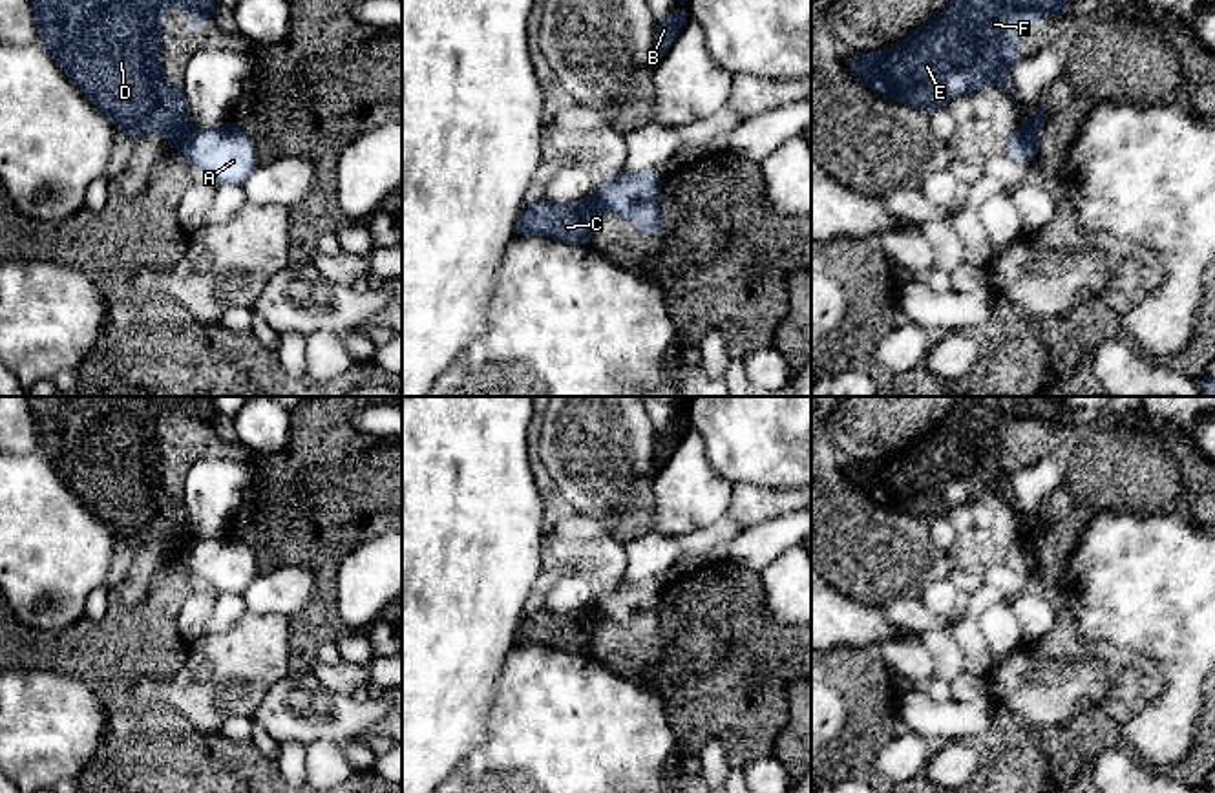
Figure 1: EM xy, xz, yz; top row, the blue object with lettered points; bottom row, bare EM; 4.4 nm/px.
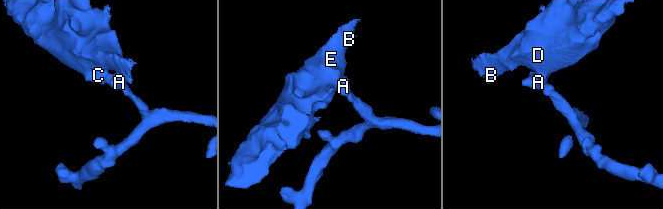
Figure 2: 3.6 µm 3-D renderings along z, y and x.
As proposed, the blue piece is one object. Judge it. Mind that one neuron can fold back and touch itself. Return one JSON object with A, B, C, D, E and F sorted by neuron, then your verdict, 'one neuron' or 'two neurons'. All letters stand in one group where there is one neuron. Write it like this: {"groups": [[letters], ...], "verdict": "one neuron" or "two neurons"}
{"groups": [["A"], ["B", "C", "D", "E", "F"]], "verdict": "two neurons"}

